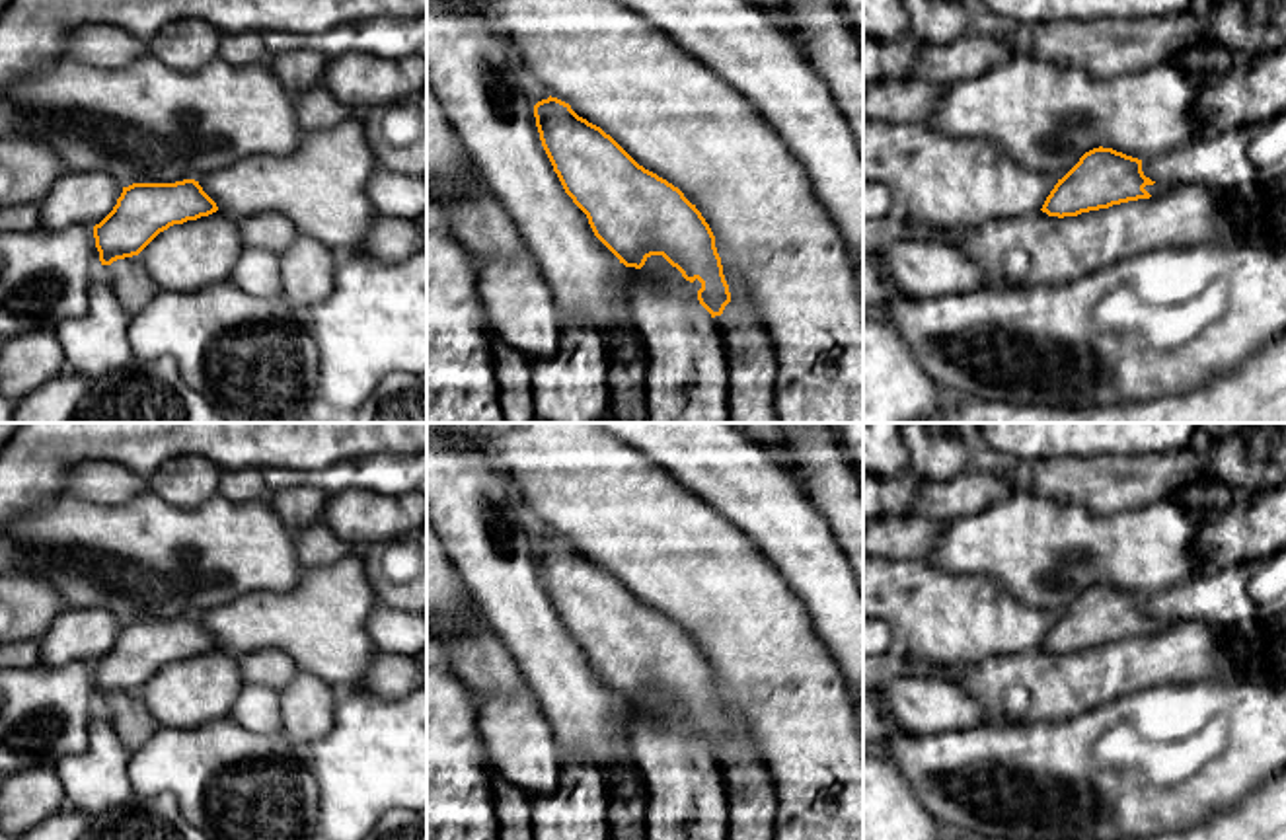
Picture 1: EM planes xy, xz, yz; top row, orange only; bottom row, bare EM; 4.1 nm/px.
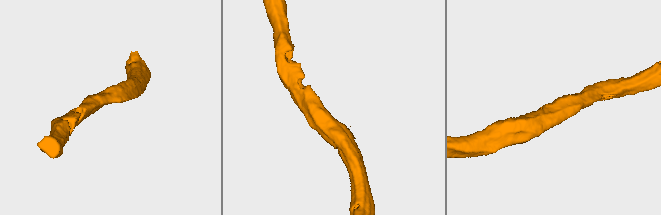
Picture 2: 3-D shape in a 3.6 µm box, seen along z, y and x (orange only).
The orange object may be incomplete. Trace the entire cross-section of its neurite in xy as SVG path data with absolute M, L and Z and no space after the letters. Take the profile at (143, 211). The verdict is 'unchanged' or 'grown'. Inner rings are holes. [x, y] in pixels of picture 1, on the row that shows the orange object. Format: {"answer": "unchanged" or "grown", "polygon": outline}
{"answer": "unchanged", "polygon": "M199 181L132 183L123 187L113 210L94 226L101 265L138 255L173 224L216 212L216 203Z"}

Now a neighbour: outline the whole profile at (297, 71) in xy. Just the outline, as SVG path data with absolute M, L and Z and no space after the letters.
M298 49L269 55L265 66L296 97L322 82L329 58L318 51Z

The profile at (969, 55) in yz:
M970 31L945 45L920 43L916 78L935 86L953 86L1002 64L1017 53L996 35Z

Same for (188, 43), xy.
M201 18L168 21L146 45L148 53L179 72L197 72L220 57L224 35Z

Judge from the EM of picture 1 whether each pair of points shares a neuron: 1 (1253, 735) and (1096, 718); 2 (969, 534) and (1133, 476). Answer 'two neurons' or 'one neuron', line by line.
1: one neuron
2: two neurons

